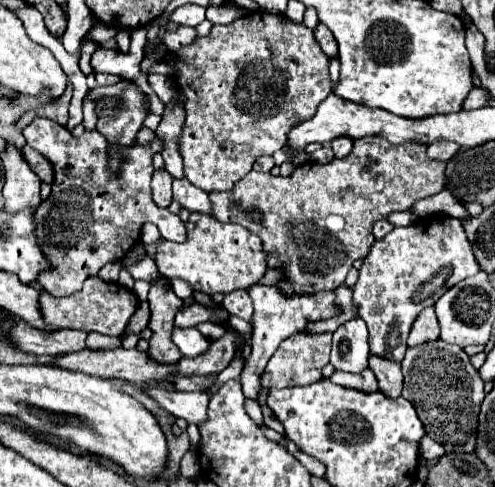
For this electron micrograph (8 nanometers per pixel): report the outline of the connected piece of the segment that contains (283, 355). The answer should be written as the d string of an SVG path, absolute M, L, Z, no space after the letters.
M329 332L325 334L293 334L291 338L283 340L281 346L275 350L271 356L265 372L263 372L263 386L265 388L283 388L283 386L303 386L321 380L321 368L327 364L329 352L331 352L331 336Z

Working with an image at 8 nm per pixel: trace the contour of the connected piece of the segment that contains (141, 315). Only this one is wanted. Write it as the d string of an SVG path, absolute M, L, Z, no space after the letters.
M141 302L139 308L135 310L135 314L131 316L127 330L139 334L139 330L143 330L143 326L147 326L147 324L149 324L149 304L147 302Z

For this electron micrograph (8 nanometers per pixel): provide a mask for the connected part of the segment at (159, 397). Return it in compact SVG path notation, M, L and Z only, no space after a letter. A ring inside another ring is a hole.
M141 384L141 390L175 418L183 418L193 424L199 424L203 418L207 418L207 392L175 392L151 384Z

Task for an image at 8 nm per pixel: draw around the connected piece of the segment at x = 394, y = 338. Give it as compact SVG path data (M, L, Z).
M425 218L425 222L419 220L407 228L395 228L391 234L377 240L353 288L359 316L369 328L369 352L401 362L407 350L407 334L419 312L433 306L451 286L477 272L479 266L471 254L471 244L457 218Z

